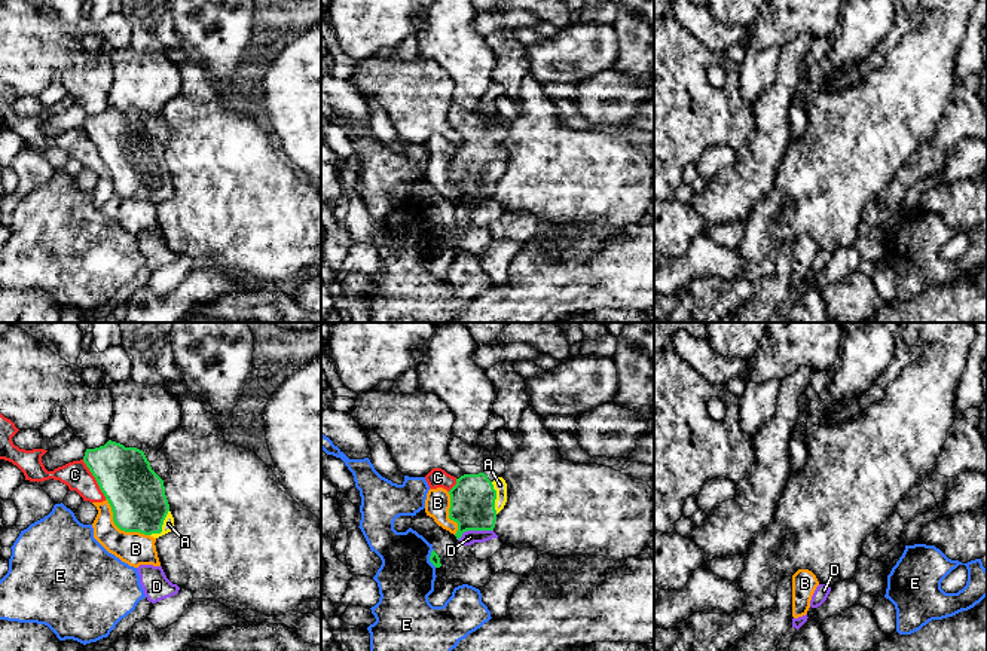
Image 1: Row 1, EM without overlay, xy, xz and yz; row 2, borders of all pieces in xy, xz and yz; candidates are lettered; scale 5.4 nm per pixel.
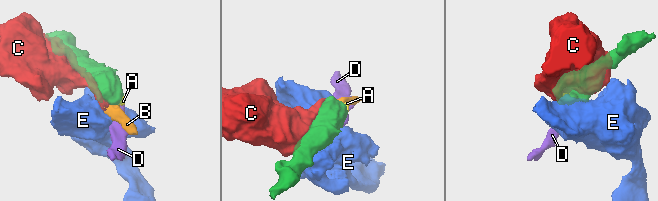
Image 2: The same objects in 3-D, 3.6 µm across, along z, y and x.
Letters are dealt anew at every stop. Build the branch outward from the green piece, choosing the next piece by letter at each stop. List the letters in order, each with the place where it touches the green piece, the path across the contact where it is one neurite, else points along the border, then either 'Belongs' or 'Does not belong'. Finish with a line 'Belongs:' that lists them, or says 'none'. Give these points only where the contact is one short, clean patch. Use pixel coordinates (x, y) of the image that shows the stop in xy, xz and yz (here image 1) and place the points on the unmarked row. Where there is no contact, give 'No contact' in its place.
A: Touches green at xy (161, 193). Path across: xy (136, 161), (138, 170), (161, 193), (168, 190). Belongs
B: Touches green at xy (119, 195). Boundary: xy (106, 165), (112, 179), (112, 188), (121, 196), (149, 202). Does not belong
C: Touches green at xy (95, 146). Does not belong
D: Touches green at xz (474, 196). Boundary: xz (492, 196), (467, 196), (458, 207). Does not belong
E: Touches green at xz (430, 225). Boundary: xz (433, 216), (430, 228), (436, 234). Does not belong
Belongs: A

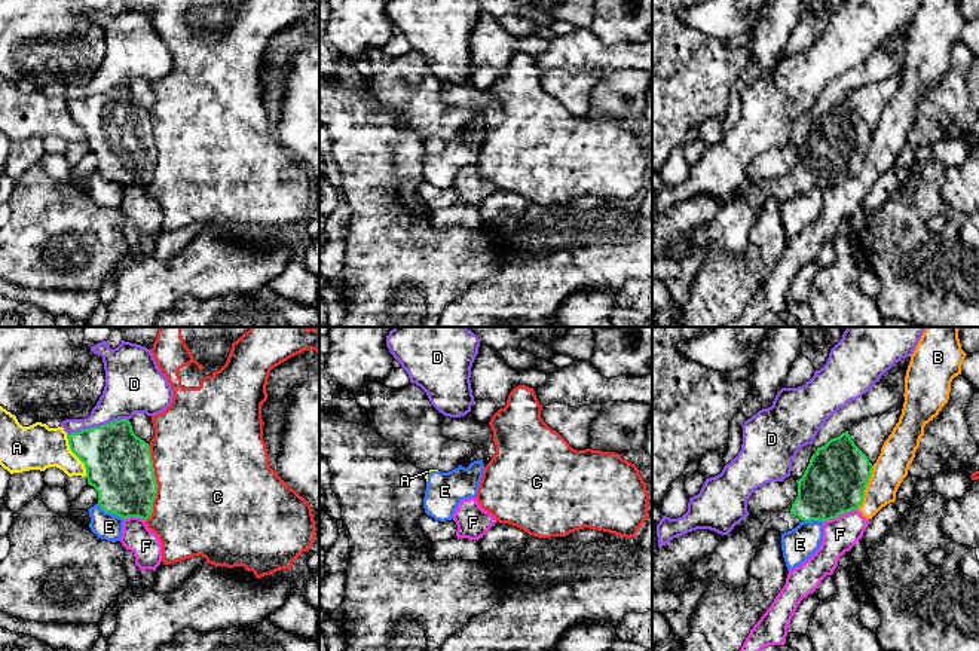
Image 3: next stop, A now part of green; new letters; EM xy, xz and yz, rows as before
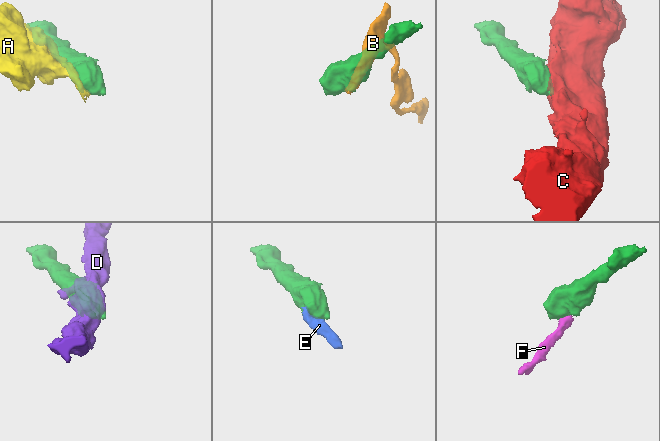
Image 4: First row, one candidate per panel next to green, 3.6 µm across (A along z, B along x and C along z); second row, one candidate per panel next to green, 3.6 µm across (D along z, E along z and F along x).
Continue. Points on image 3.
A: Touches green at xy (75, 121). Does not belong
B: Touches green at yz (865, 155). Boundary: yz (874, 133), (863, 168), (857, 176). Does not belong
C: Touches green at xy (156, 150). Does not belong
D: Touches green at xy (97, 94). Does not belong
E: Touches green at xy (110, 179). Boundary: xy (97, 171), (124, 186). Does not belong
F: Touches green at yz (840, 182). Boundary: yz (857, 176), (844, 179), (823, 190). Does not belong
Belongs: none

